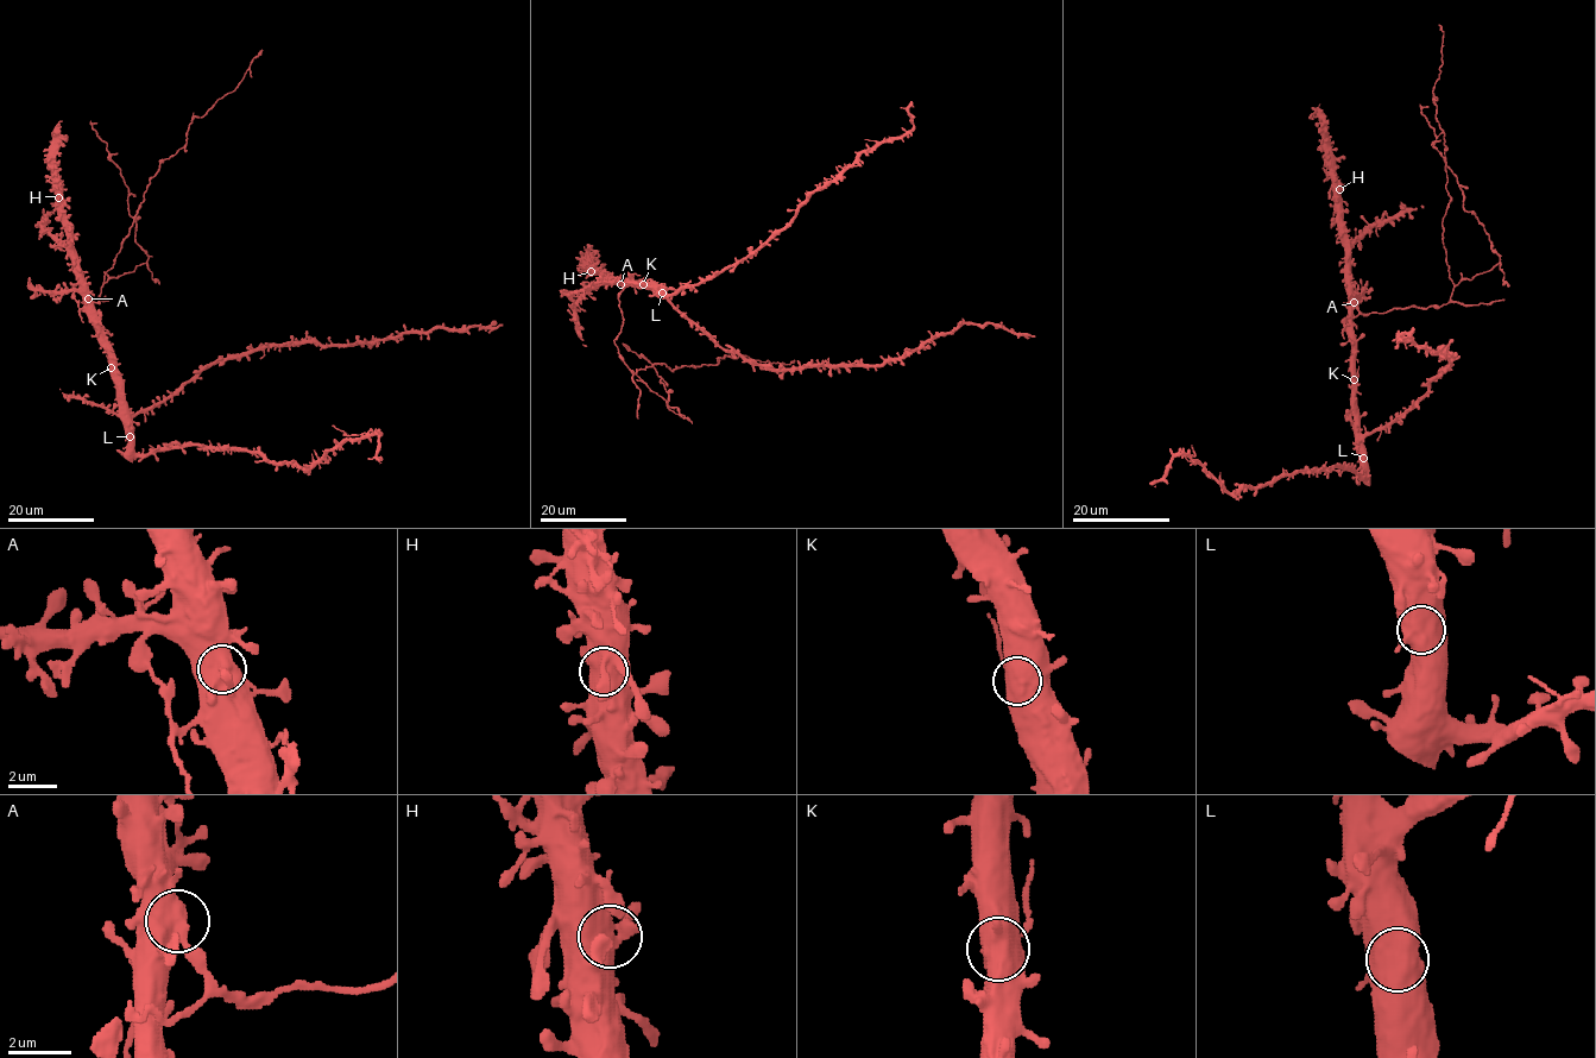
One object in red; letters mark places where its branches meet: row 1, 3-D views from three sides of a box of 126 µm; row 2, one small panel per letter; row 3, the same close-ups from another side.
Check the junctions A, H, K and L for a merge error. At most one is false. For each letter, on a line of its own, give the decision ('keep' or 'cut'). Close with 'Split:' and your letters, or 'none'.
A: cut
H: keep
K: keep
L: keep
Split: A

